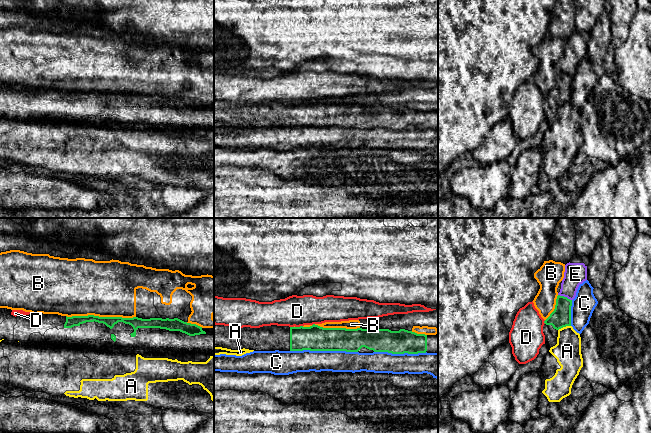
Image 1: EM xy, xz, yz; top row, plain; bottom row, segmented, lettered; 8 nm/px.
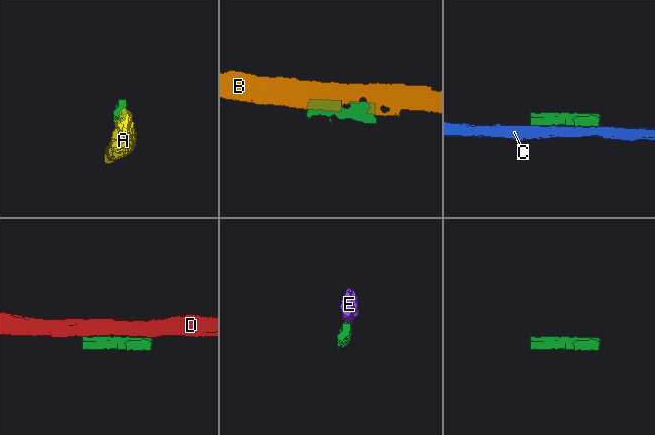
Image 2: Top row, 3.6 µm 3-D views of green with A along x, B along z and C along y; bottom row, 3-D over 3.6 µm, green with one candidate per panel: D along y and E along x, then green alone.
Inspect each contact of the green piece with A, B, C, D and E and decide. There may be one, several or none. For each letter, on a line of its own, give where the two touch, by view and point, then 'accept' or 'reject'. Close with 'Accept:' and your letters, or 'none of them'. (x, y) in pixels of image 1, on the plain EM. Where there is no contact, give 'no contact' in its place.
A: meets green in yz at (564, 102); reject
B: meets green in xy at (101, 93); reject
C: meets green in xz at (324, 126); reject
D: meets green in xz at (298, 103); reject
E: meets green in yz at (565, 73); reject
Accept: none of them

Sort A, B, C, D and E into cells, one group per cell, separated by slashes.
A / B / C / D / E

